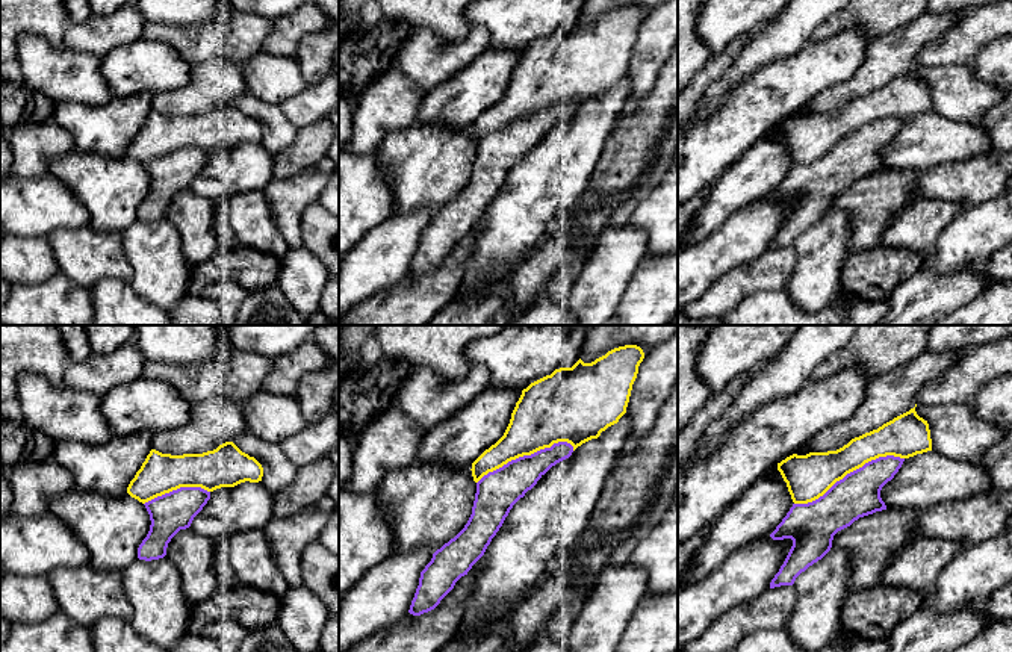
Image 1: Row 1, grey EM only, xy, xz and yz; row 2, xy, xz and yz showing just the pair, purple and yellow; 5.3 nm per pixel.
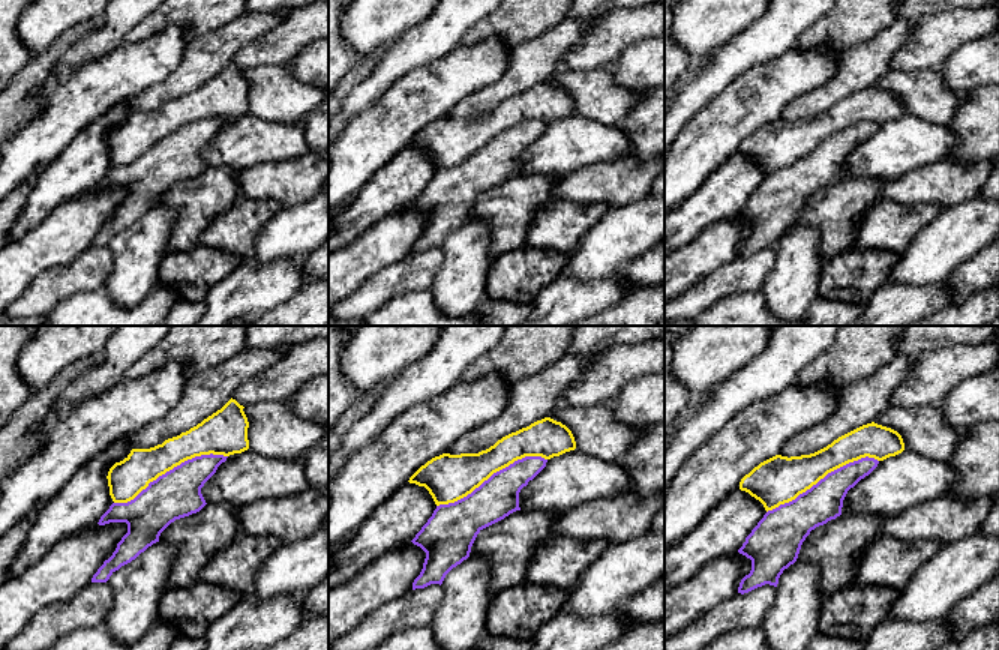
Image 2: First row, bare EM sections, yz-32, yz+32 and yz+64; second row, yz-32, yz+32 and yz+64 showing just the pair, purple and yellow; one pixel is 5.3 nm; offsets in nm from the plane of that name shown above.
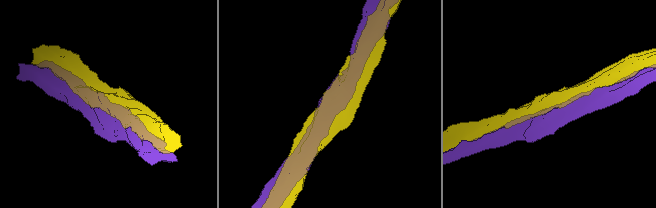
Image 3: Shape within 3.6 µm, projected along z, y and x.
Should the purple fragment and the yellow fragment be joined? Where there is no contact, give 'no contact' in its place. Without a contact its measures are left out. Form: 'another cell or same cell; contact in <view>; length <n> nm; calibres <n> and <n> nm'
another cell; contact in yz; length 650 nm; calibres 240 and 240 nm

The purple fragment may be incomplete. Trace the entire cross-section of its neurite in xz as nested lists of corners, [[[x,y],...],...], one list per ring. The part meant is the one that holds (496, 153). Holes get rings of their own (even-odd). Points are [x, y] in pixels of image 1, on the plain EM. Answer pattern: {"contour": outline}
{"contour": [[[554,104],[531,116],[508,123],[477,144],[472,175],[464,189],[433,215],[421,233],[408,274],[421,277],[434,271],[484,216],[513,166],[557,124],[569,120],[573,107]]]}

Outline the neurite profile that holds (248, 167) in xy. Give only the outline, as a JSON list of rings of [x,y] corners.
[[[241,144],[210,153],[191,191],[216,204],[248,191],[262,191],[274,179],[274,156],[259,144]]]

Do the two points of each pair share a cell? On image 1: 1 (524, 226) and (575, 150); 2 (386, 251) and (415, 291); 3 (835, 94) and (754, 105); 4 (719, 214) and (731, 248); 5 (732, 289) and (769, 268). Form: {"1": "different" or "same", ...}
{"1": "same", "2": "different", "3": "different", "4": "different", "5": "same"}

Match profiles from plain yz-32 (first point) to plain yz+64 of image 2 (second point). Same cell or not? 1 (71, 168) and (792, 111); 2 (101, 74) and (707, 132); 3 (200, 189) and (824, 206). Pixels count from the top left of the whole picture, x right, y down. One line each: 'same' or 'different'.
1: different
2: same
3: same

